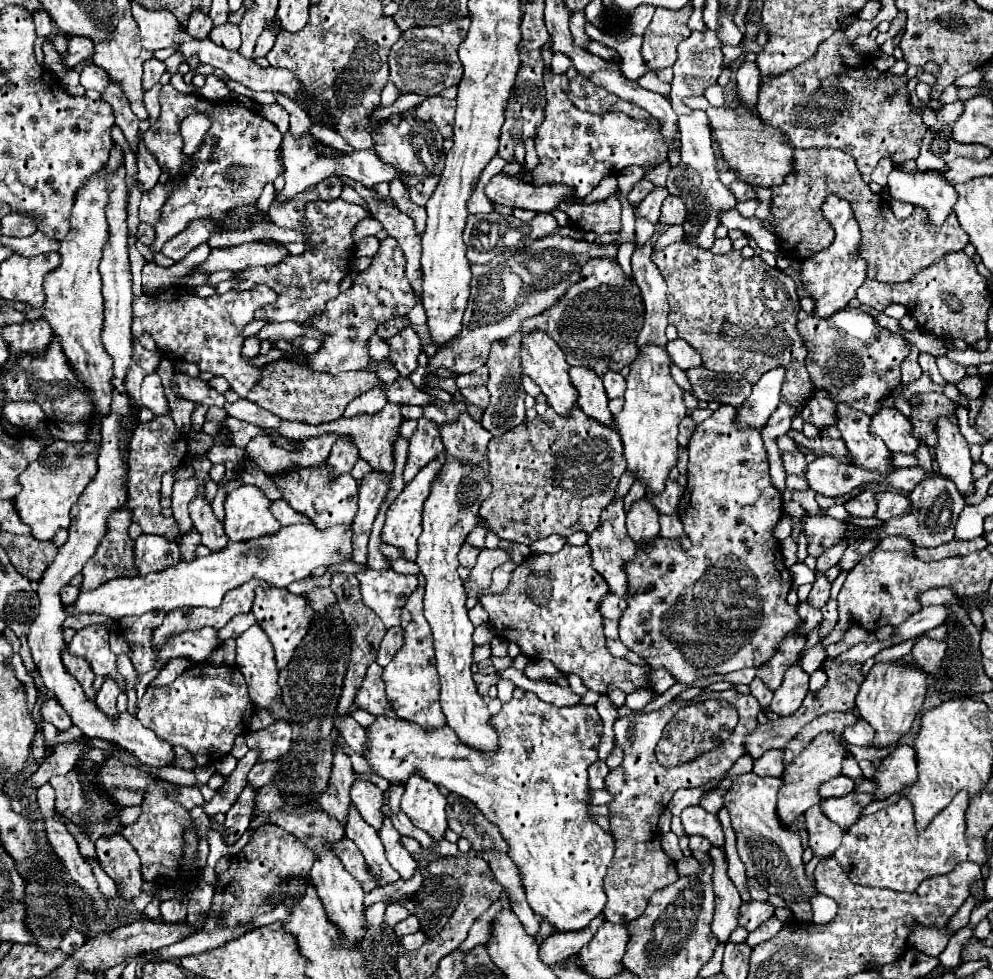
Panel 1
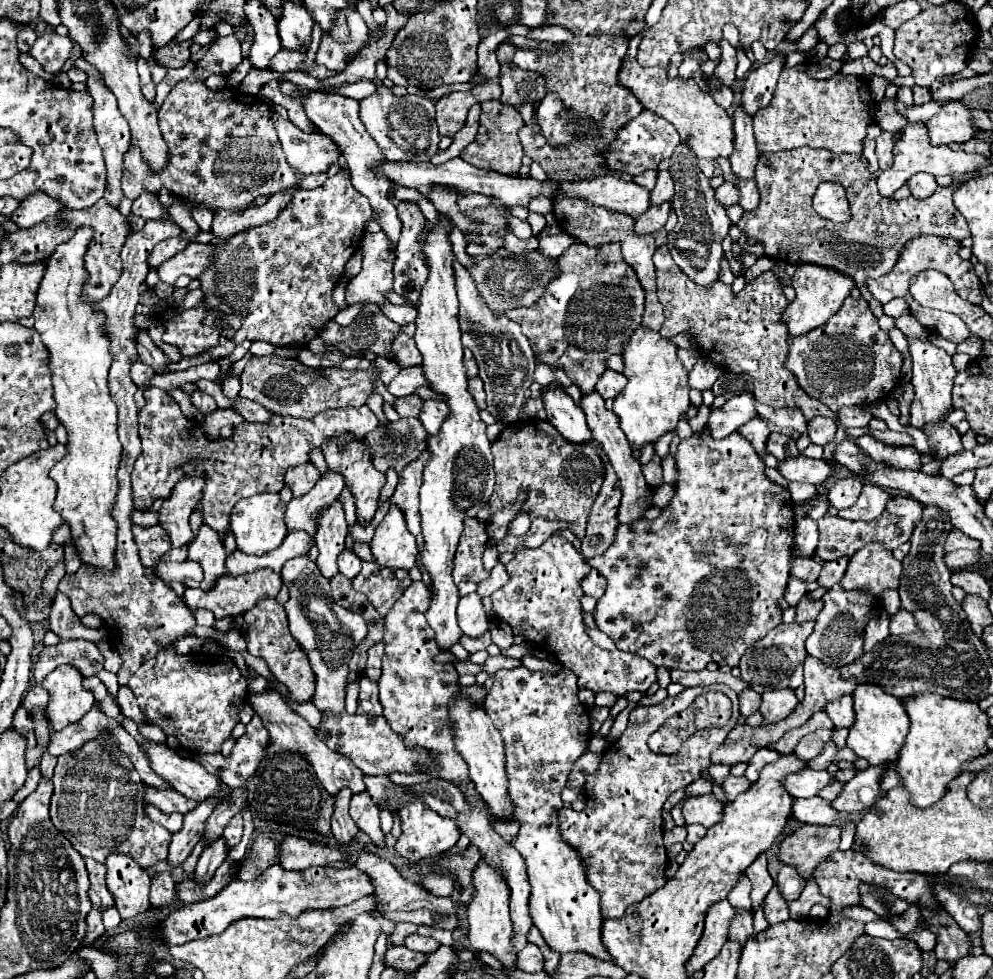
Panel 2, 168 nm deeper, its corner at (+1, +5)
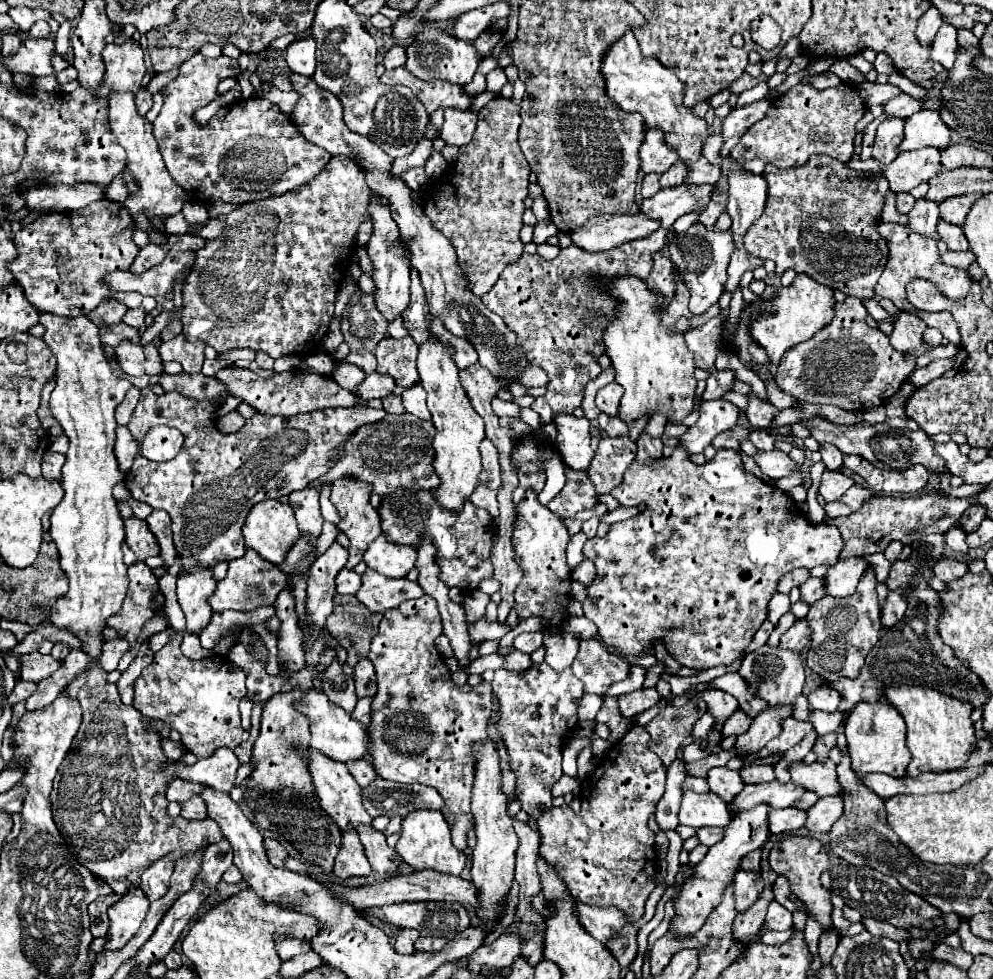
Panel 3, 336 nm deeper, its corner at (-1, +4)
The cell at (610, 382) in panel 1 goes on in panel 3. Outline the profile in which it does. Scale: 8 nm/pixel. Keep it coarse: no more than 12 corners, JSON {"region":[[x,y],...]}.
{"region":[[616,381],[602,387],[596,395],[600,411],[616,415],[622,385]]}

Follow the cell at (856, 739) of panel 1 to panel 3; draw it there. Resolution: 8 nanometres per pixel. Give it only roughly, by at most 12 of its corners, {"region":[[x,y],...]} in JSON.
{"region":[[818,687],[808,695],[810,707],[838,711],[842,695],[832,687]]}

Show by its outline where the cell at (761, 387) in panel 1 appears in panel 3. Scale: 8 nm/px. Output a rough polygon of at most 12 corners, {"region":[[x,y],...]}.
{"region":[[704,401],[698,421],[680,437],[688,455],[702,453],[736,425],[730,401]]}

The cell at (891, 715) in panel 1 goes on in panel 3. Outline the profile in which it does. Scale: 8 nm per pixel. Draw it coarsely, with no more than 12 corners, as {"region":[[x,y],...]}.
{"region":[[880,699],[846,719],[858,777],[902,777],[910,763],[906,725]]}

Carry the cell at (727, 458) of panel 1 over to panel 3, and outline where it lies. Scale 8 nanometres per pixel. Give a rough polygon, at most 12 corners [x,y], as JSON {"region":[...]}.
{"region":[[740,453],[634,461],[584,615],[638,657],[742,659],[780,577],[834,565]]}

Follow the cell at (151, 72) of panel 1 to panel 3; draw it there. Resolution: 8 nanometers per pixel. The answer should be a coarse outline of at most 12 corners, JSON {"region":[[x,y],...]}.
{"region":[[146,87],[136,93],[140,115],[152,107],[152,93]]}

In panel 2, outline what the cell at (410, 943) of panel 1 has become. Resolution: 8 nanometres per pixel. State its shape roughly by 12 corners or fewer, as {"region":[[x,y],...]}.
{"region":[[412,934],[404,946],[416,952],[436,952],[440,942],[432,936]]}

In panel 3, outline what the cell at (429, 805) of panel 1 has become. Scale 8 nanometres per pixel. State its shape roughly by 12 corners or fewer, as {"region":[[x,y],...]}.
{"region":[[410,811],[396,851],[416,871],[460,875],[440,811]]}

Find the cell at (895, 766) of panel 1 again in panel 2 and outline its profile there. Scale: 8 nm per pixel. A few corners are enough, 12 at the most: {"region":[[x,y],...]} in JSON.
{"region":[[870,766],[856,774],[830,806],[864,812],[880,798],[880,774]]}

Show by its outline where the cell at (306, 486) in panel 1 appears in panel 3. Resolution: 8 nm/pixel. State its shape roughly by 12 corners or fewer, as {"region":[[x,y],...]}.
{"region":[[334,541],[316,557],[308,577],[306,609],[318,637],[332,611],[334,577],[348,549]]}

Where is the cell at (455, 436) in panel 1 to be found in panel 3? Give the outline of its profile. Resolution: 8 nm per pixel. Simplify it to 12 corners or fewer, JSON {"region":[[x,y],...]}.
{"region":[[420,383],[402,393],[408,413],[430,421],[426,391]]}

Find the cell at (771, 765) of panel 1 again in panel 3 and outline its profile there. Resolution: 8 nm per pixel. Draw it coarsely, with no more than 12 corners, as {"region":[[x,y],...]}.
{"region":[[774,765],[742,767],[744,783],[774,781]]}

